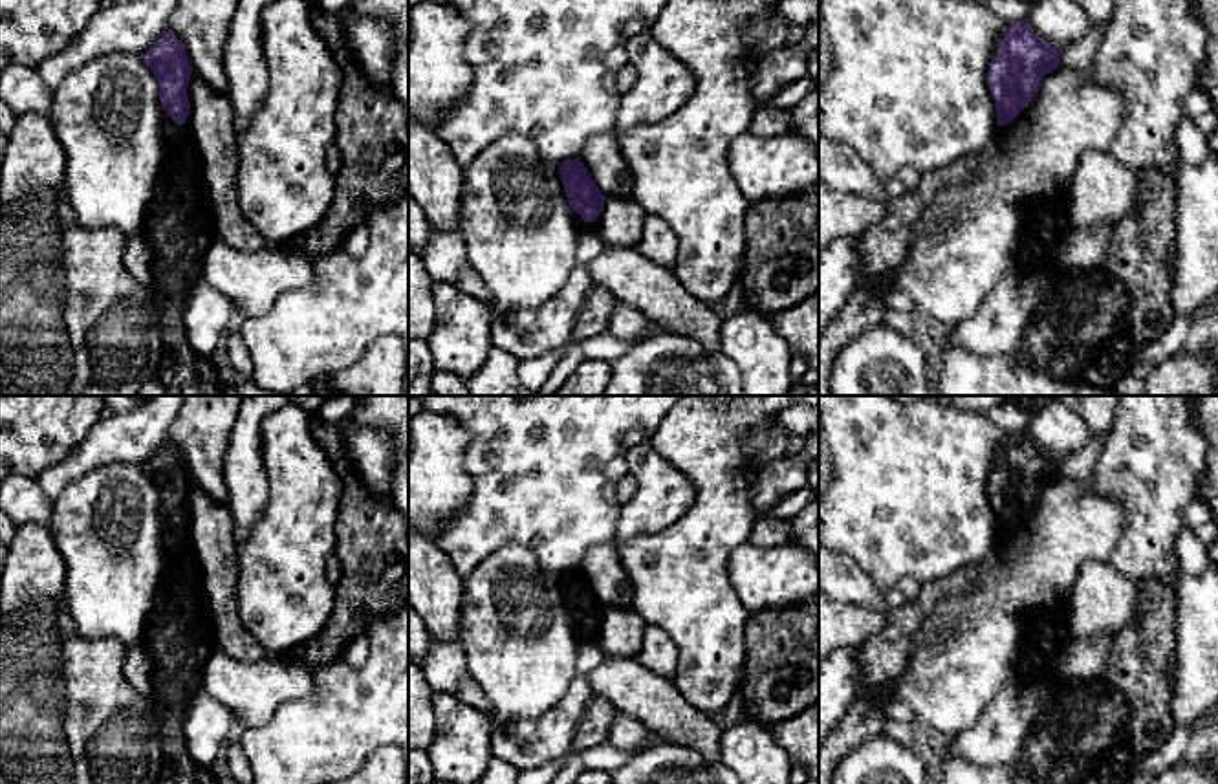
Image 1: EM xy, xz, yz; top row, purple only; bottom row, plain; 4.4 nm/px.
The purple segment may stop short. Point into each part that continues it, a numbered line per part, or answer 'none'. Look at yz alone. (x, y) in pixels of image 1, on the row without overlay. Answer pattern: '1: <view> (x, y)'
none

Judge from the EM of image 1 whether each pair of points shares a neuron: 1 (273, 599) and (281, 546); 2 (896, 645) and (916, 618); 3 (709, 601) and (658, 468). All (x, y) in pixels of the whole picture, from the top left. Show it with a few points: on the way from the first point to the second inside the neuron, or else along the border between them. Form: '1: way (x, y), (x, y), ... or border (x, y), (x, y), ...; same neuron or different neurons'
1: way (275, 587), (282, 577), (282, 559); same neuron
2: way (896, 638), (909, 625); same neuron
3: border (685, 475), (695, 502), (665, 528), (640, 535); different neurons

